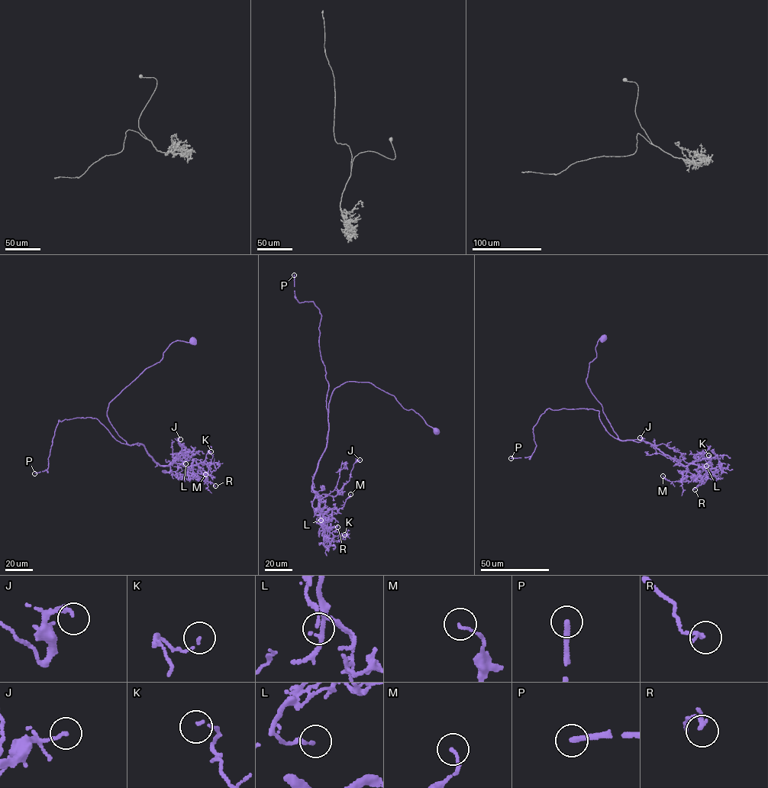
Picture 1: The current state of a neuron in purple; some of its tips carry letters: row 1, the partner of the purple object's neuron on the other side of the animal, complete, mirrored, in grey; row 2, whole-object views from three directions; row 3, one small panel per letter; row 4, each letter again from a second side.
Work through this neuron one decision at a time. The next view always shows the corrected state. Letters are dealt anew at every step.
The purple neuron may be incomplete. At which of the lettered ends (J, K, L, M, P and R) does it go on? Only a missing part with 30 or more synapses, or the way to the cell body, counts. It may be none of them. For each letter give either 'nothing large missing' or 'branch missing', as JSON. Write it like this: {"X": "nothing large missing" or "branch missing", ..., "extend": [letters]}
{"J": "nothing large missing", "K": "nothing large missing", "L": "nothing large missing", "M": "nothing large missing", "P": "branch missing", "R": "nothing large missing", "extend": ["P"]}

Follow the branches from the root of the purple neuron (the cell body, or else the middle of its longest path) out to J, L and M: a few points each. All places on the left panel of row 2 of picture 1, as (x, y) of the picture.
J: (193, 340), (170, 344), (107, 412), (118, 435), (143, 444), (161, 465), (175, 462), (180, 439)
L: (193, 340), (170, 344), (107, 413), (118, 435), (143, 444), (159, 464), (185, 463)
M: (193, 340), (170, 344), (107, 414), (127, 444), (143, 444), (175, 476), (208, 479), (205, 474)

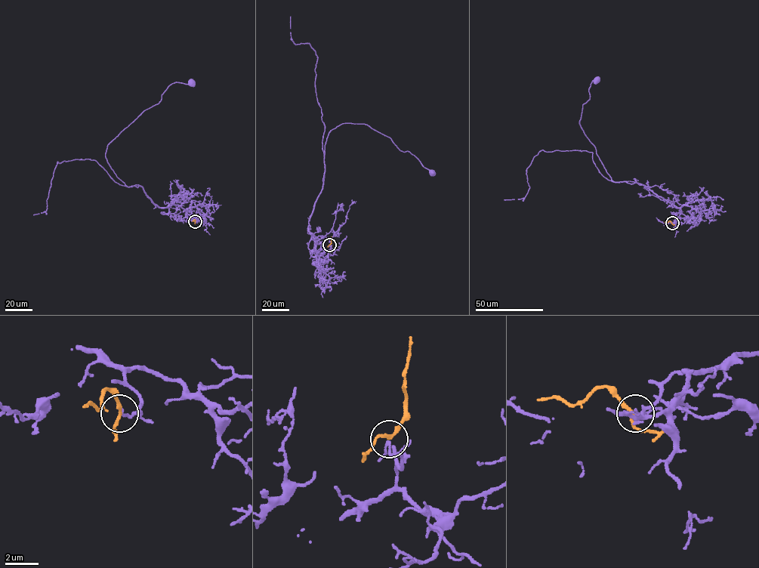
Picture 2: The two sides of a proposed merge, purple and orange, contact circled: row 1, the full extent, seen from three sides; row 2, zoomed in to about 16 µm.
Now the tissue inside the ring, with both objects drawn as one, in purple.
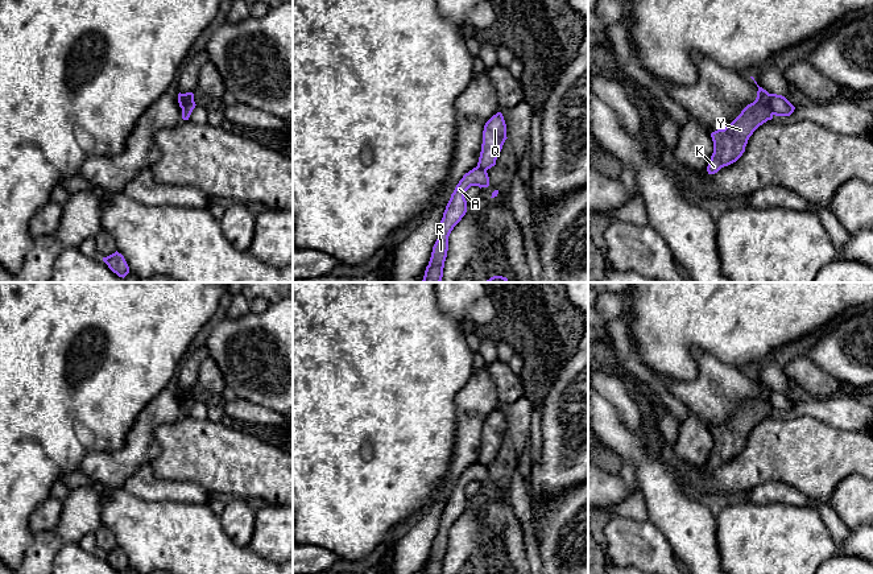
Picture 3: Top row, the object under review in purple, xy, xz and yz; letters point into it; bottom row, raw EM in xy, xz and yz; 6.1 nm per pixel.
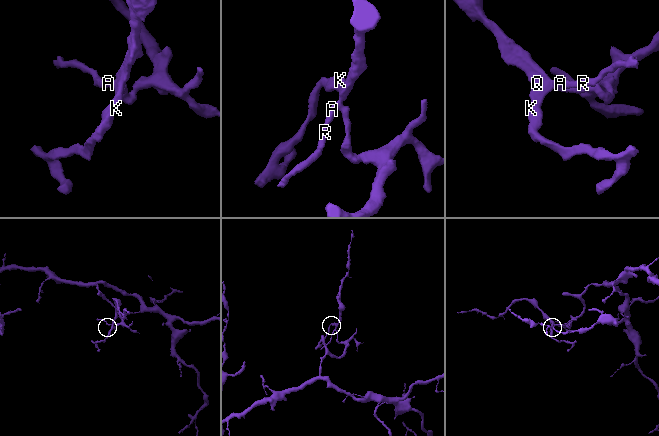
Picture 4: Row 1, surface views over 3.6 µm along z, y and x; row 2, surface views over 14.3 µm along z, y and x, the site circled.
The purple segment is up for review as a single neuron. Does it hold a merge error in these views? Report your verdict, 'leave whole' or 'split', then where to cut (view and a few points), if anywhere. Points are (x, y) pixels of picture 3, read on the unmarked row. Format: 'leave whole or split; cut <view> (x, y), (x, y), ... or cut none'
split; cut yz (770, 389), (770, 407), (773, 409)

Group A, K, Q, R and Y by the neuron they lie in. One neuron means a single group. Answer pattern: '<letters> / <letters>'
A R / K Q Y

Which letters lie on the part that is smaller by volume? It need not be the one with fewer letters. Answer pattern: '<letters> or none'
K, Q, Y

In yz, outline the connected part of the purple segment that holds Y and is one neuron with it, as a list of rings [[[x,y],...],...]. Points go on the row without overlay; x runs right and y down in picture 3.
[[[758,380],[757,383],[756,396],[748,400],[724,425],[717,425],[711,429],[713,449],[707,462],[708,470],[715,470],[721,463],[736,458],[745,447],[745,442],[753,428],[773,414],[770,404],[771,389]]]

